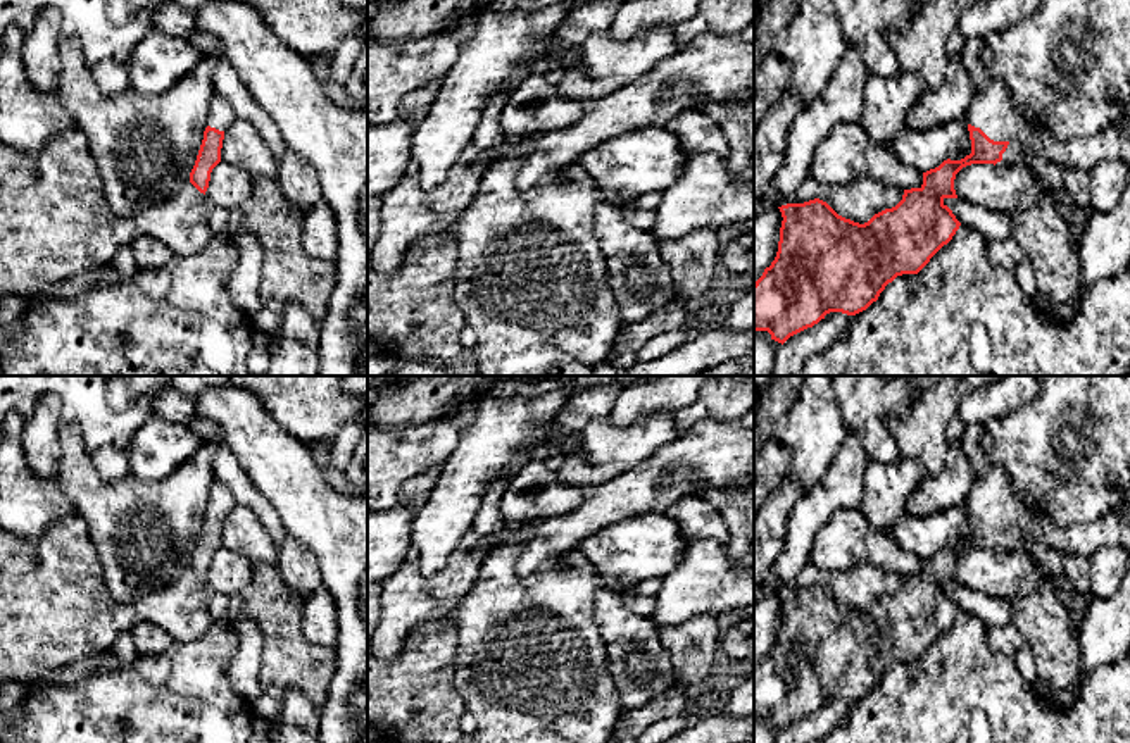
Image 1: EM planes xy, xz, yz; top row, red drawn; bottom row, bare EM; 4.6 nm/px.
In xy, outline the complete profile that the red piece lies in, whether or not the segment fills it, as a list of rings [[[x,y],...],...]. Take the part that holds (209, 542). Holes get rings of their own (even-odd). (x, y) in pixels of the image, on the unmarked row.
[[[219,479],[212,481],[204,526],[190,559],[190,569],[205,581],[212,555],[221,548],[224,517],[236,507],[231,490]]]

